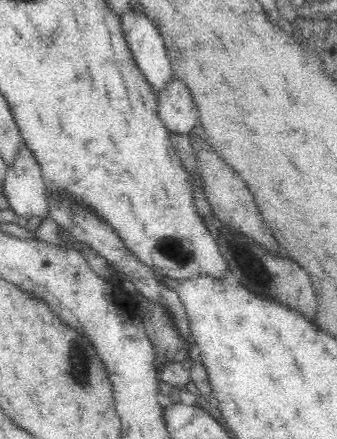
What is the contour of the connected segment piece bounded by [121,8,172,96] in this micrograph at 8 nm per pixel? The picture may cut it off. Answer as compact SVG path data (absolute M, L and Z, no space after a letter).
M128 8L121 18L126 43L134 54L132 57L136 59L136 65L146 76L157 96L172 78L164 40L156 24L136 8Z

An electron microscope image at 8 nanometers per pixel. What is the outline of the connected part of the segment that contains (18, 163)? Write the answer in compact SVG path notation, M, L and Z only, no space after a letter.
M23 142L18 147L13 163L6 169L2 185L8 208L18 217L42 217L43 223L50 219L40 165Z

